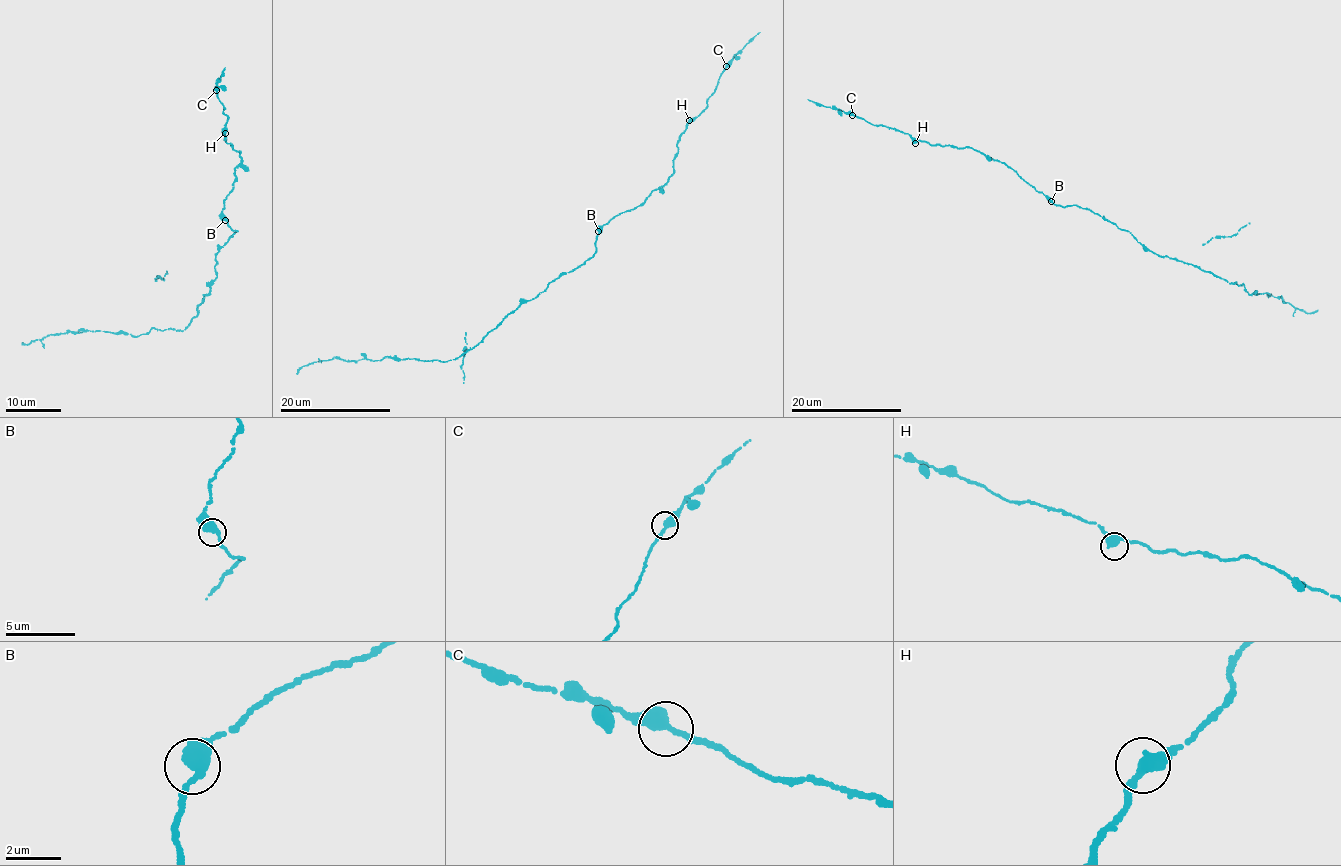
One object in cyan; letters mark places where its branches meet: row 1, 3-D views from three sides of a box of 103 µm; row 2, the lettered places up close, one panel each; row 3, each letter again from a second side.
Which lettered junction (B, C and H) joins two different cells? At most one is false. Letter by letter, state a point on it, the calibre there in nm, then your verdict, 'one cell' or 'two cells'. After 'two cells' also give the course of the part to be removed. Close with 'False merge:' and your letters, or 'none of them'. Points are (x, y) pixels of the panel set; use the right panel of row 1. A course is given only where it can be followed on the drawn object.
B: place (1051, 201); calibre 400 nm; one cell
C: place (852, 115); calibre 400 nm; one cell
H: place (915, 143); calibre 400 nm; one cell
False merge: none of them

